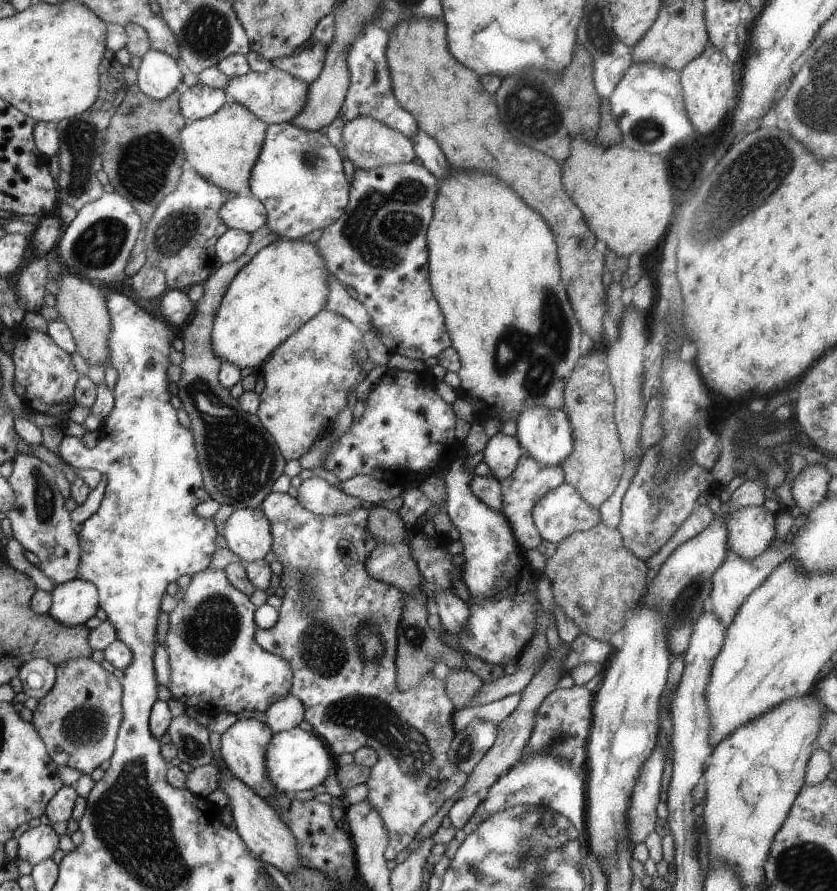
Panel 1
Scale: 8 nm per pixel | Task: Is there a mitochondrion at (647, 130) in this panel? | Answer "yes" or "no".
yes

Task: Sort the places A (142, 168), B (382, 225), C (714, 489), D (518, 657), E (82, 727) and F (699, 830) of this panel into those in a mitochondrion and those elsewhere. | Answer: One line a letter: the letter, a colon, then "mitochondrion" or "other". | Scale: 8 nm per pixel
A: mitochondrion
B: mitochondrion
C: other
D: other
E: mitochondrion
F: other

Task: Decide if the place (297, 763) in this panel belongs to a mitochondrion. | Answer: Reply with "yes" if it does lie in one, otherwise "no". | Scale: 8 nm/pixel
no

